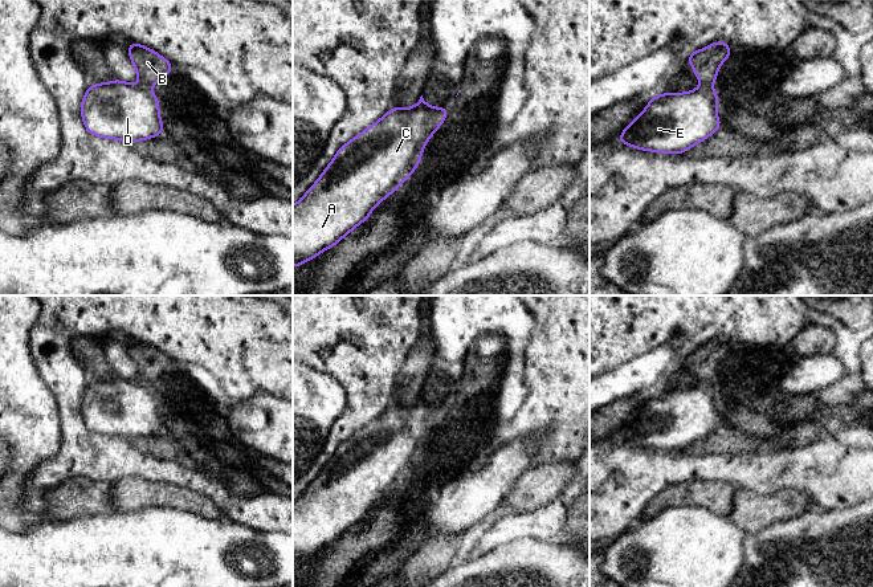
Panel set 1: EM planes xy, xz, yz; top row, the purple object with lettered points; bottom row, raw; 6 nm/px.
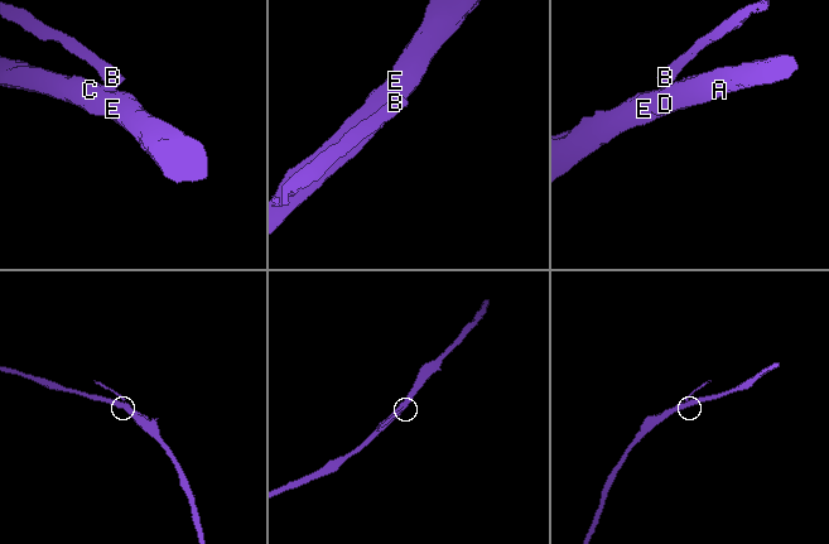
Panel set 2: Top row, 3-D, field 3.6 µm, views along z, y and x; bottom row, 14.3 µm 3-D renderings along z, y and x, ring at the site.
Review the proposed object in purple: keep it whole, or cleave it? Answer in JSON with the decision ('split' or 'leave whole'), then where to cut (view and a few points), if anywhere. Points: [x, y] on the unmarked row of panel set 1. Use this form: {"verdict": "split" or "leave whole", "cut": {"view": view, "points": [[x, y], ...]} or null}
{"verdict": "split", "cut": {"view": "yz", "points": [[701, 380], [710, 384]]}}

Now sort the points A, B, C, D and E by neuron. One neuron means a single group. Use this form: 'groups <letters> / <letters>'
groups A C D E / B

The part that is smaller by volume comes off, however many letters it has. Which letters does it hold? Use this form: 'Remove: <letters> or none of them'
Remove: B

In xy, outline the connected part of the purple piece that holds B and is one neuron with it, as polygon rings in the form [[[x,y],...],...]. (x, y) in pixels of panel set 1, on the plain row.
[[[130,339],[127,345],[128,354],[135,364],[136,372],[140,380],[147,384],[152,384],[174,366],[172,359],[144,342]]]

